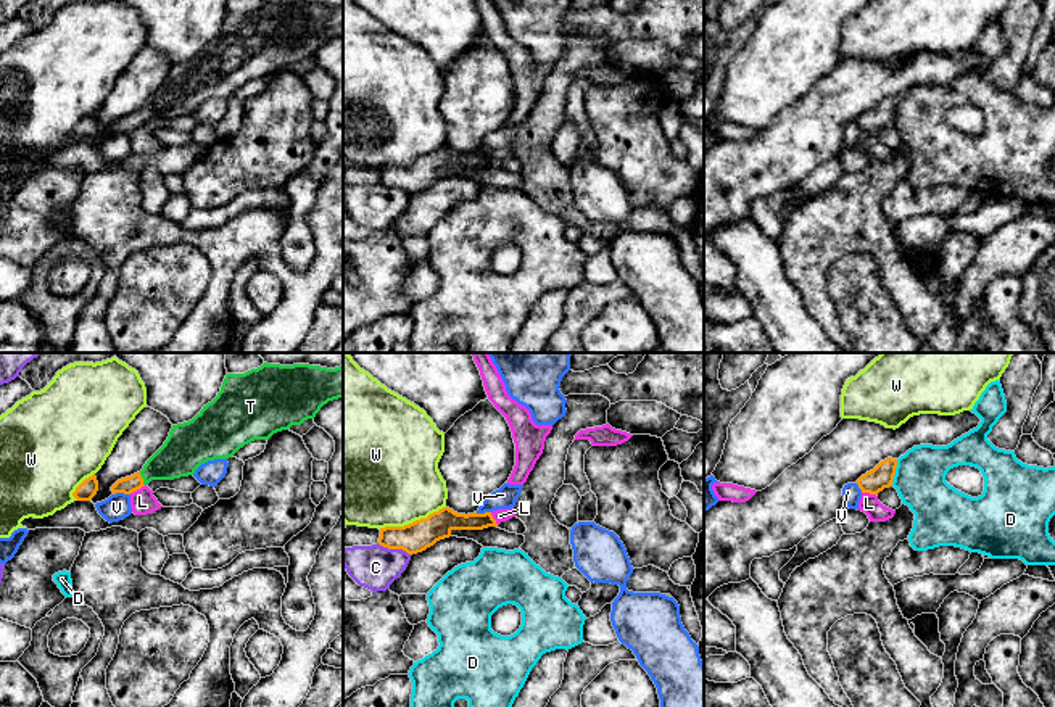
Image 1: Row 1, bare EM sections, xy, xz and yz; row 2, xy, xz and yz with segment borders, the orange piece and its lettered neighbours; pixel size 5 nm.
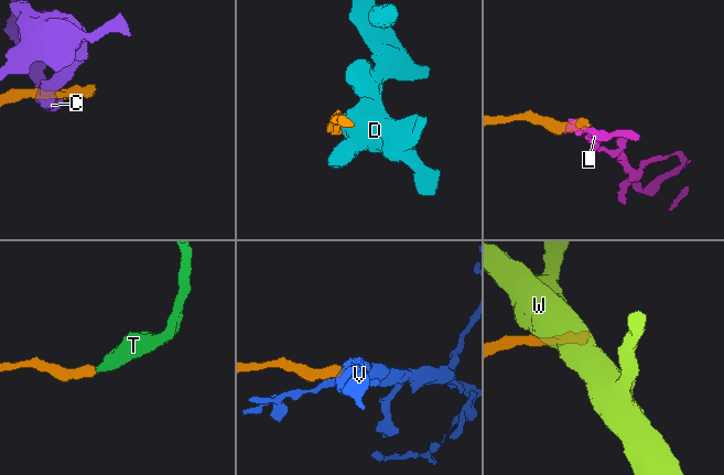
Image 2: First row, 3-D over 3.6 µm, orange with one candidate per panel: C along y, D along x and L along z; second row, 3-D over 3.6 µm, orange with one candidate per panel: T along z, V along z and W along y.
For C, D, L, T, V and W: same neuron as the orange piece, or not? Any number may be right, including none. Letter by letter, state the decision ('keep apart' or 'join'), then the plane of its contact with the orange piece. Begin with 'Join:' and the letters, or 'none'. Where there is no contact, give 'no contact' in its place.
Join: T
C: keep apart; meets orange in xz
D: keep apart; meets orange in yz
L: keep apart; meets orange in xy
T: join; meets orange in xy
V: keep apart; meets orange in xy
W: keep apart; meets orange in xz

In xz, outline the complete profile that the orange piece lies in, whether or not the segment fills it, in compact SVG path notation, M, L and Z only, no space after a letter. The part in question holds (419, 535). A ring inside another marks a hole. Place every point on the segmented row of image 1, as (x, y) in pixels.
M443 507L409 525L380 528L379 544L388 549L403 549L412 556L449 538L453 530L483 530L488 527L498 527L491 512L465 515Z

